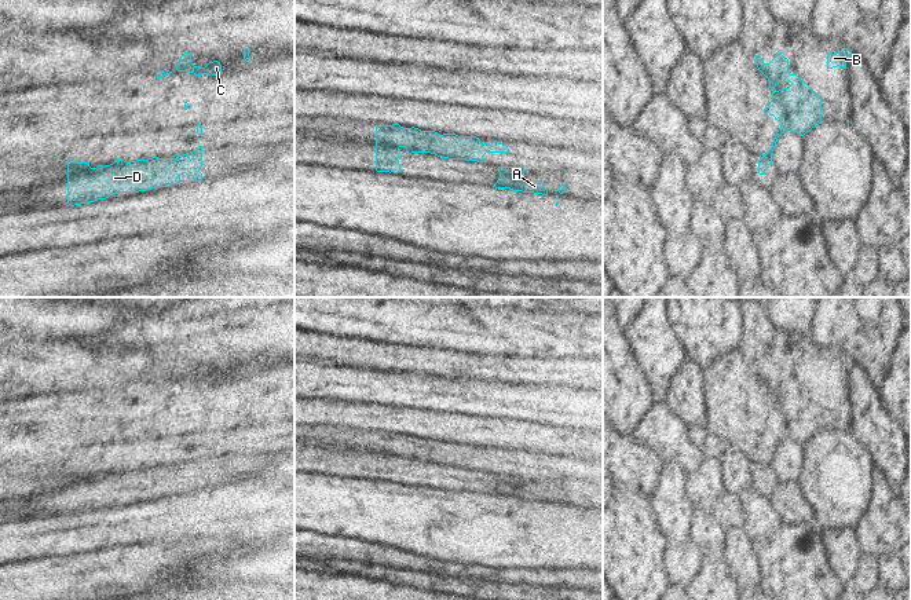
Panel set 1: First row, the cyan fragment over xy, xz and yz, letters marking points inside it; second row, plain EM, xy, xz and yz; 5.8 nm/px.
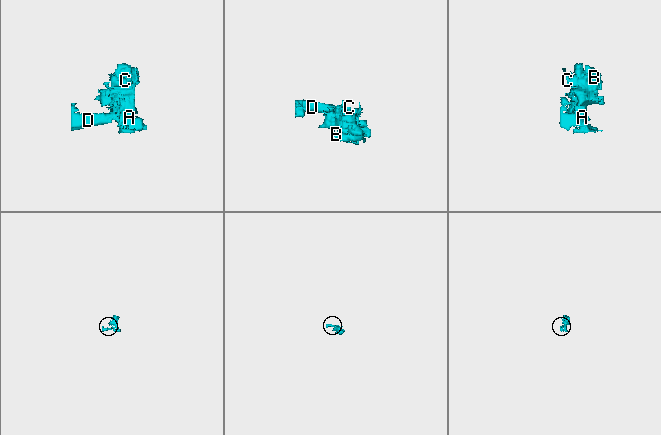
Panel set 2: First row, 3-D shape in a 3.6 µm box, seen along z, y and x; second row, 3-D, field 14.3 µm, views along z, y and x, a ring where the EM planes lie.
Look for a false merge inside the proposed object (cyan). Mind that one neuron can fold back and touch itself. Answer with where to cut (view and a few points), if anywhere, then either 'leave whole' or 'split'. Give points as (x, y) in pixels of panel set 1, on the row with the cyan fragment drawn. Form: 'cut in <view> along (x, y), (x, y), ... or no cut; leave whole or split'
cut in xy along (176, 160), (180, 174); split

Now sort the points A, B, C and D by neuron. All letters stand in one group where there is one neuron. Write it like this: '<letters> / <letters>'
A B C / D

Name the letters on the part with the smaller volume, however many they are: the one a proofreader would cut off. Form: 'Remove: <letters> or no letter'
Remove: D

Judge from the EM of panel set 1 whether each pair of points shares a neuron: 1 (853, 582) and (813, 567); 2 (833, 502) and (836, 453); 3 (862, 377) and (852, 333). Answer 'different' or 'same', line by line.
1: different
2: same
3: different

